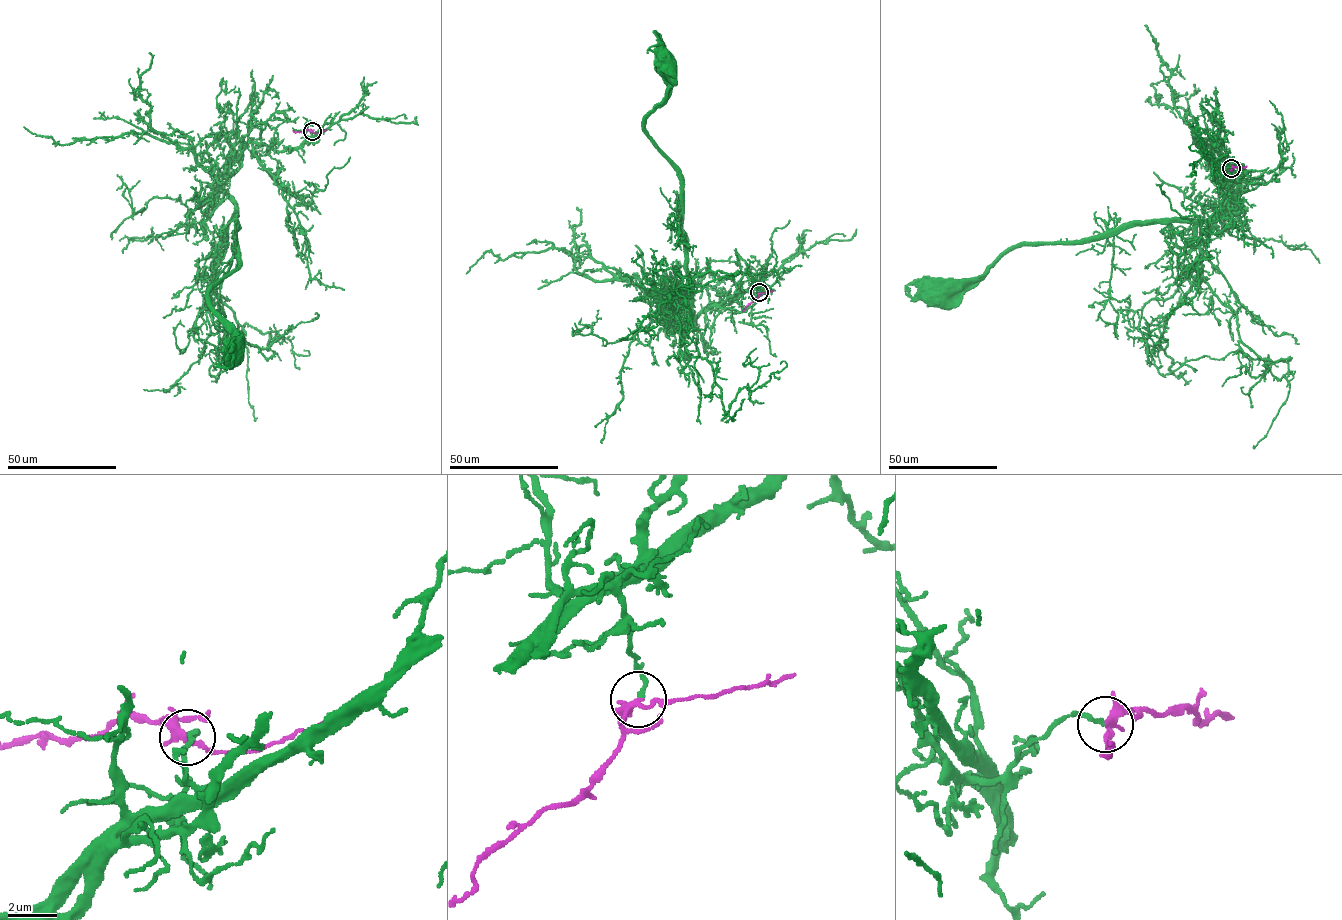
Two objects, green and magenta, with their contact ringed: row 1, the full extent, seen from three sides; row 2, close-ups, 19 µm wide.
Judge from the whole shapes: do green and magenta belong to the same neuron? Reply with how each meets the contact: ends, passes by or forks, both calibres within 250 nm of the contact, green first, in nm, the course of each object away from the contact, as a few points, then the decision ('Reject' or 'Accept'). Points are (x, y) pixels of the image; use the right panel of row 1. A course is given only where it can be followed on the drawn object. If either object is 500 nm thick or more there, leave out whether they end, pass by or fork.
At the ring green ends. At the ring magenta forks. Thickness 160 nm (green) against 240 nm. Course of green: (1231, 168), (1222, 176), (1231, 179), (1237, 164), (1244, 171), (1231, 214), (1026, 242), (980, 277), (935, 292). Course of magenta: (1231, 168), (1246, 166). Accept

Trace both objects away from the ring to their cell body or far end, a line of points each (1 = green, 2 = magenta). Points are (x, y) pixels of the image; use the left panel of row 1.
1: (312, 132), (284, 151), (250, 142), (224, 185), (236, 209), (240, 265), (208, 294), (232, 328), (234, 351)
2: (312, 132), (293, 130)

